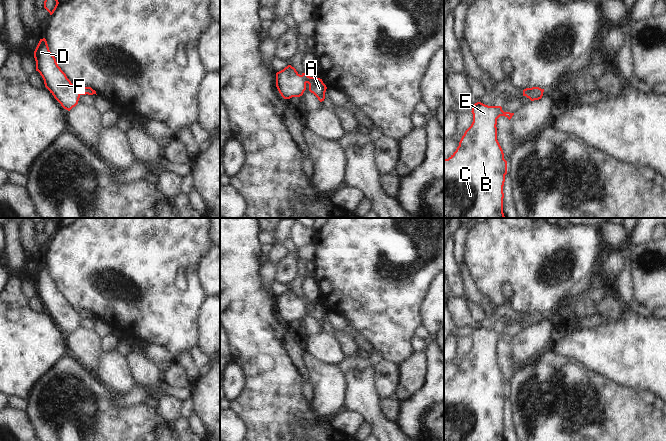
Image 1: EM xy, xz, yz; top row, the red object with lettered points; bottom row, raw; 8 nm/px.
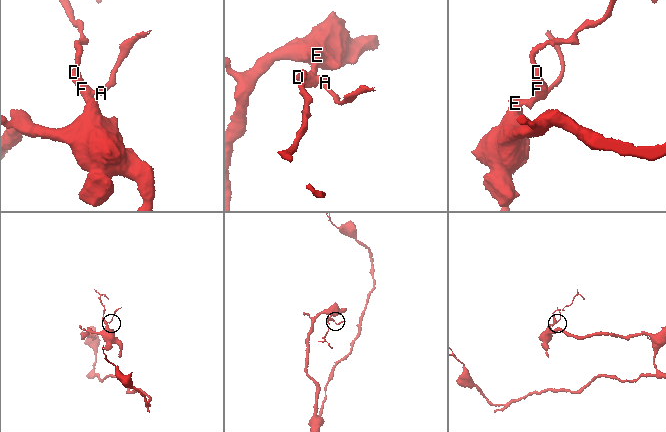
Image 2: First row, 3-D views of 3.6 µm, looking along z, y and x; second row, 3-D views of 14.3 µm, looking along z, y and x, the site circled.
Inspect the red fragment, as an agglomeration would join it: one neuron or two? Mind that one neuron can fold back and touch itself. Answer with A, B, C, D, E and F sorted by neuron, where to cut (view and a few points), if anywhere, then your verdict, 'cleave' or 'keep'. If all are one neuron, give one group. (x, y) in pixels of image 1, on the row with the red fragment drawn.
groups A / B C D E F; cut xz (301, 75), (305, 83); cleave

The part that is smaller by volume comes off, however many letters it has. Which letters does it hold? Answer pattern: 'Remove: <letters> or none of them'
Remove: A

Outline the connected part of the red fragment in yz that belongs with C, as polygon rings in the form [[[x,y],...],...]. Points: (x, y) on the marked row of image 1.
[[[481,102],[475,103],[471,112],[471,126],[462,136],[456,151],[444,159],[444,218],[505,218],[503,186],[507,161],[497,140],[496,125],[500,116],[510,120],[514,113]]]

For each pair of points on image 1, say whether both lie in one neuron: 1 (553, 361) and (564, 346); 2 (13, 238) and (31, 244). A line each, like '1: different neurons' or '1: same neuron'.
1: different neurons
2: different neurons

